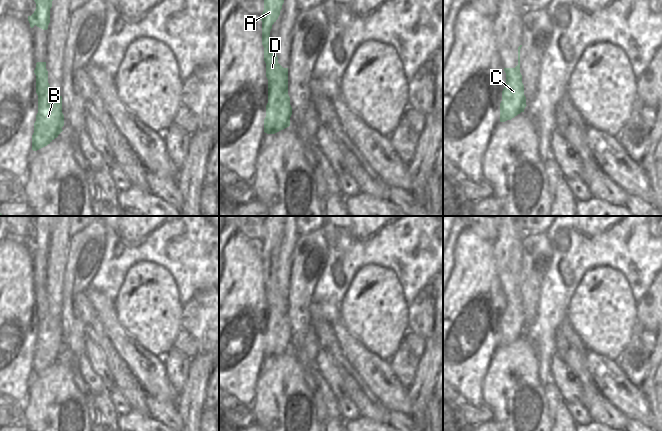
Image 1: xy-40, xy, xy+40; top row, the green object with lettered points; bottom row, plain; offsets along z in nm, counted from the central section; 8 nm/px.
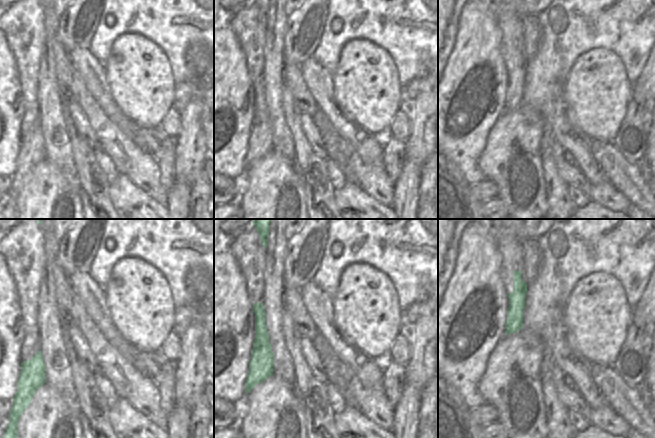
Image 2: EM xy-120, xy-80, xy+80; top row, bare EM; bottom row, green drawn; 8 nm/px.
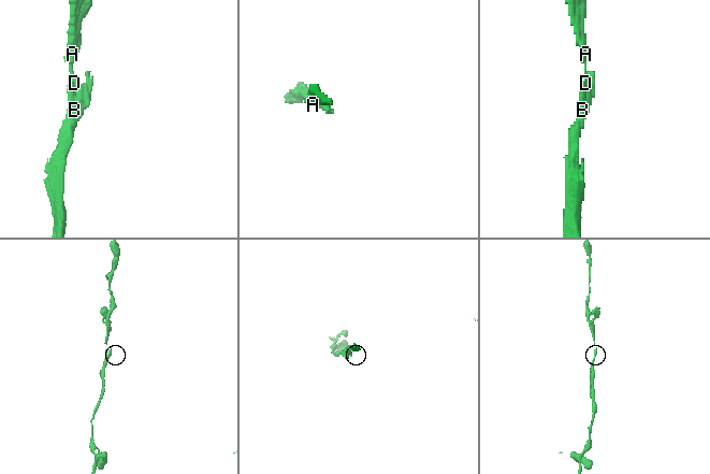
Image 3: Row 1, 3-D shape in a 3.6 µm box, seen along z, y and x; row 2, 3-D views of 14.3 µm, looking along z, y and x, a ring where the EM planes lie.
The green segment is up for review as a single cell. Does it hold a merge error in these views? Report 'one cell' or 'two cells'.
one cell

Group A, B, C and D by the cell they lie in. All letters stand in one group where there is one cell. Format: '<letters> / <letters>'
A B C D

